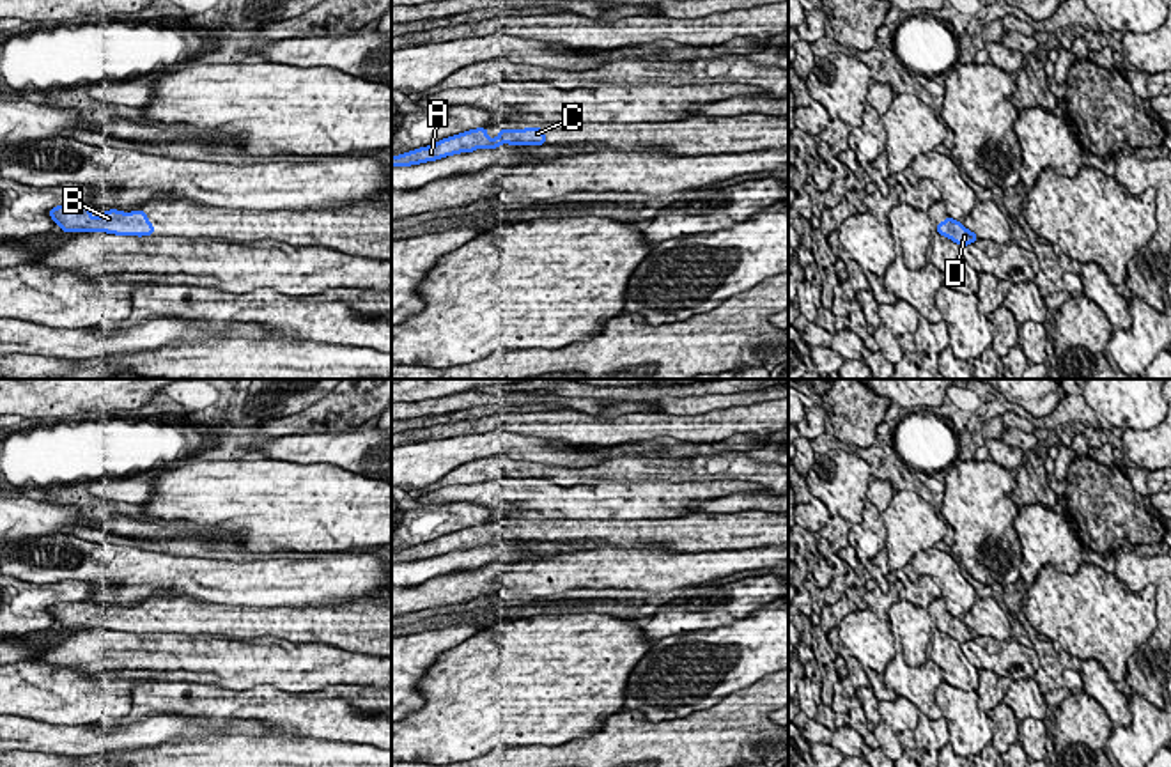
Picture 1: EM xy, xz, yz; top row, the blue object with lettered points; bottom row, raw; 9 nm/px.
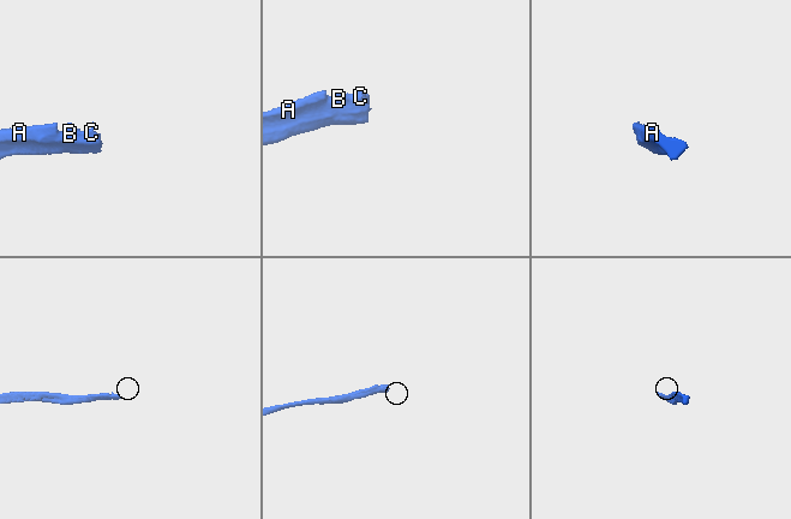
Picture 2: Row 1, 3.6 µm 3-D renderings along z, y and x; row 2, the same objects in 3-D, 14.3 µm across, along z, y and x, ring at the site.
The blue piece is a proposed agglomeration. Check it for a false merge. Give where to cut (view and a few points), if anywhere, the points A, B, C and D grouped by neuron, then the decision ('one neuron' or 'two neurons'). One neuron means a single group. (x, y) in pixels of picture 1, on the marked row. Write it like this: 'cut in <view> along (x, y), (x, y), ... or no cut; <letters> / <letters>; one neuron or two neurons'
no cut; A B C D; one neuron

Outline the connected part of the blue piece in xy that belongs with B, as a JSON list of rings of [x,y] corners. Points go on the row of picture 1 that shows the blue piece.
[[[71,204],[57,205],[48,213],[53,221],[64,232],[108,232],[117,236],[154,236],[154,227],[149,223],[149,216],[140,211],[124,211],[110,209],[103,211],[99,218],[90,216],[89,204]]]

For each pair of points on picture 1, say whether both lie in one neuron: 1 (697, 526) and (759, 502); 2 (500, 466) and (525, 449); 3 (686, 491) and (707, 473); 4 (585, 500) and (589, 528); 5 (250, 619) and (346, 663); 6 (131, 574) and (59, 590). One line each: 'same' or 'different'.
1: different
2: different
3: different
4: different
5: different
6: different

